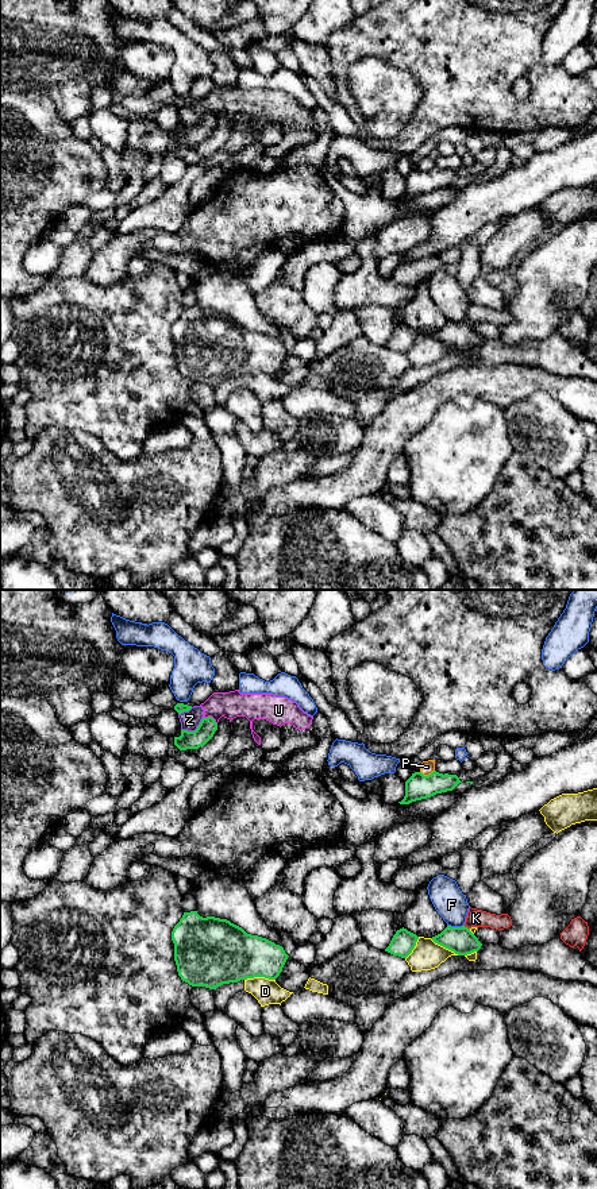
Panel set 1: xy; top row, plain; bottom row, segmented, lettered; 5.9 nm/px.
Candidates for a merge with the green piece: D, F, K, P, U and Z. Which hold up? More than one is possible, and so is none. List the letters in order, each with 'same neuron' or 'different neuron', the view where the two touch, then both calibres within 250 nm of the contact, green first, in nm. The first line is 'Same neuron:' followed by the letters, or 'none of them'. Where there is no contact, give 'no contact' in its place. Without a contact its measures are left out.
Same neuron: none of them
D: different neuron | xy | 360/150 nm
F: different neuron | xy | 160/190 nm
K: different neuron | xy | 160/110 nm
P: different neuron | xy | 150/80 nm
U: different neuron | xy | 110/160 nm
Z: different neuron | xy | 110/110 nm

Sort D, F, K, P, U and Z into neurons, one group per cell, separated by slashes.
D / F / K / P / U Z

